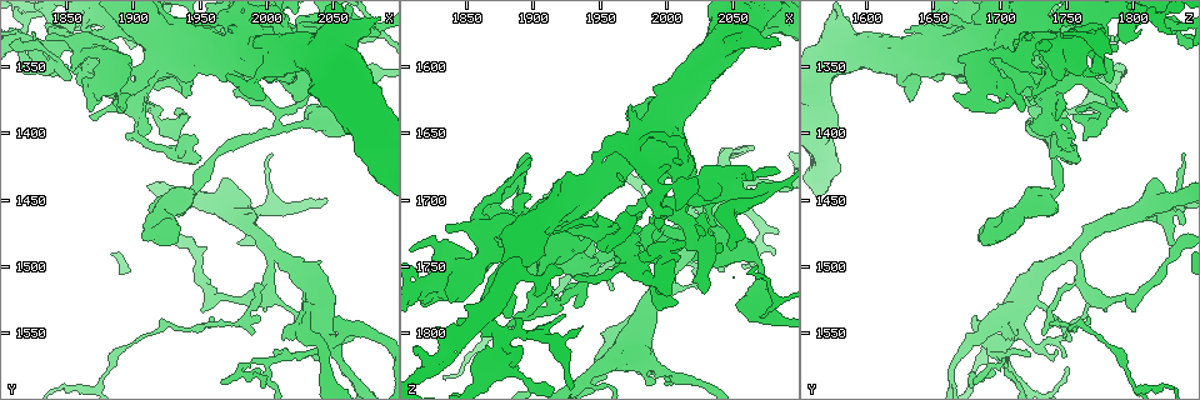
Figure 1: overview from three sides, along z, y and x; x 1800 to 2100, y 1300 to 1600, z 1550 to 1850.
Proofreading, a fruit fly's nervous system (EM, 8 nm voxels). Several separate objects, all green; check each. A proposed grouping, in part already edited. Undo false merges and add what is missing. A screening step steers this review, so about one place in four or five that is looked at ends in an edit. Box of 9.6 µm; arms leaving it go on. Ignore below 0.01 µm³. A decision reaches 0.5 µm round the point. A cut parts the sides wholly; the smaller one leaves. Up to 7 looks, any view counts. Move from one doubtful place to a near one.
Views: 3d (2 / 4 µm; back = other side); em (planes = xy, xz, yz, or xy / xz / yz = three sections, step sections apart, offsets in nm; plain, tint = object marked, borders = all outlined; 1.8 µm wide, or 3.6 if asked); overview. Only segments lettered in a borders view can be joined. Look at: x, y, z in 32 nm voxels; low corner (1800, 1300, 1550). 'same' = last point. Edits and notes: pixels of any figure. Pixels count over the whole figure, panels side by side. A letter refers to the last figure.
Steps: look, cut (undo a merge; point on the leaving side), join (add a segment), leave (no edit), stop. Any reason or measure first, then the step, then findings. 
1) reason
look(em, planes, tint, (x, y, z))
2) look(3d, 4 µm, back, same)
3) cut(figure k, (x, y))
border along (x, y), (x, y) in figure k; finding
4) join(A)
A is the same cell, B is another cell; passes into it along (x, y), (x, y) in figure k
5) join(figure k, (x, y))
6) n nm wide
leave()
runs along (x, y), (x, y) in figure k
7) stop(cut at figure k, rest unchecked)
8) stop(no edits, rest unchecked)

branch stops here
look(3d, 2 µm, (2072, 1332, 1788))

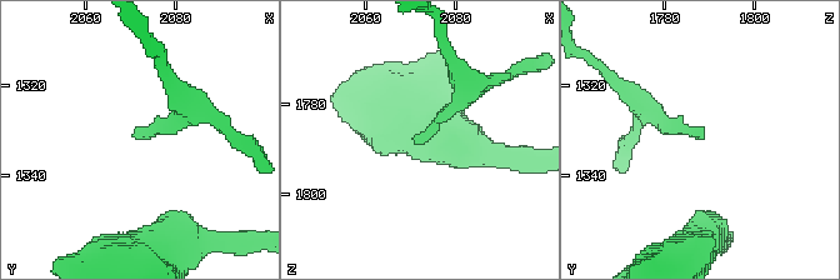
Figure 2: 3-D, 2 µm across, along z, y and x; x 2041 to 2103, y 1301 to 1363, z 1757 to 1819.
need the tissue
look(em, yz, step 16, tint, (2071, 1331, 1788))

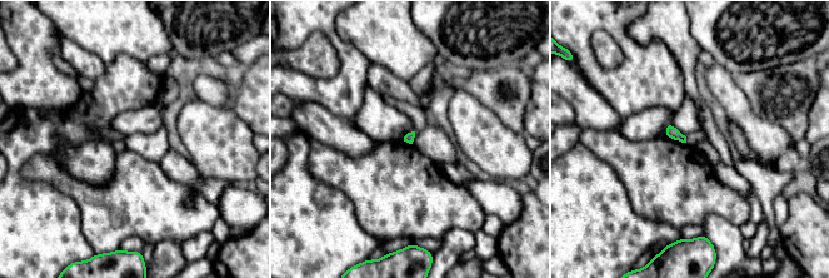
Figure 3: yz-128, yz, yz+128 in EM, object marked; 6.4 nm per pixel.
look(em, yz, step 16, borders, same)

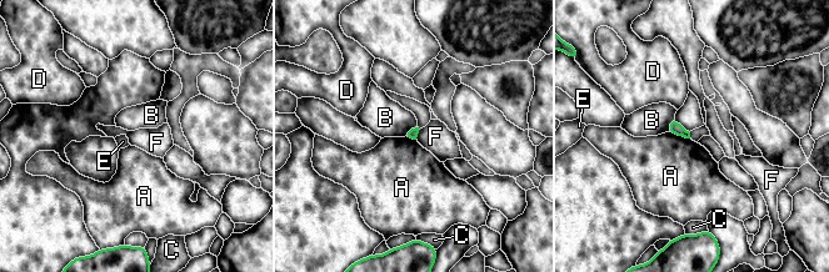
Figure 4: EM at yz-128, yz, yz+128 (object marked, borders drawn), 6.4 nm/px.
A touches over 140 nm
leave()
A, B, C, D, E and F are other cells; none of them fits

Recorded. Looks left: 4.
arms part here
look(3d, 4 µm, back, (1978, 1462, 1794))

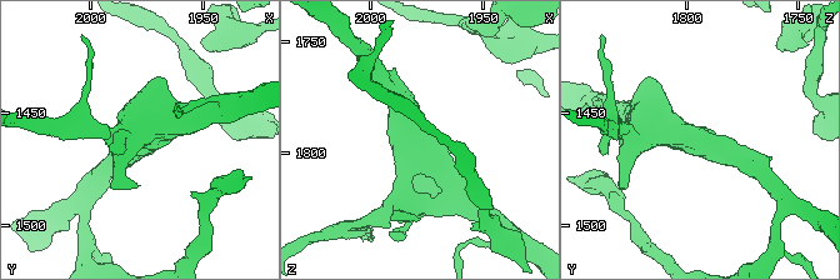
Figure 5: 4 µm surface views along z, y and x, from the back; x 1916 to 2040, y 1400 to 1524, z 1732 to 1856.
3 arms; arms of 240, 300, 300 nm
look(em, 3.6 µm, xy, step 8, tint, (1980, 1463, 1794))

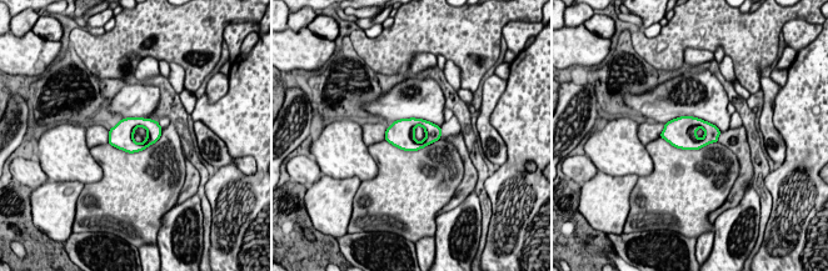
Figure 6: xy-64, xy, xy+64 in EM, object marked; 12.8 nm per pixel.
what lies round it
look(em, 3.6 µm, xy, step 8, borders, same)

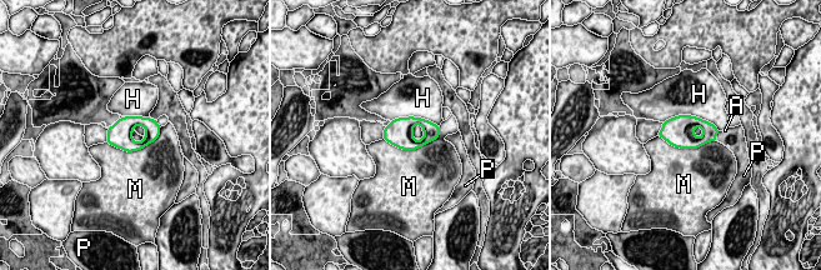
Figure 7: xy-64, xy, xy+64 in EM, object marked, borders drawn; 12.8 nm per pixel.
M touches over 750 nm
leave()
A, H, M and P are other cells; border along (440, 128), (415, 149), (383, 139) in figure 7; continuous, no second cell

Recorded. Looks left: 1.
stop(no edits, rest unchecked)

